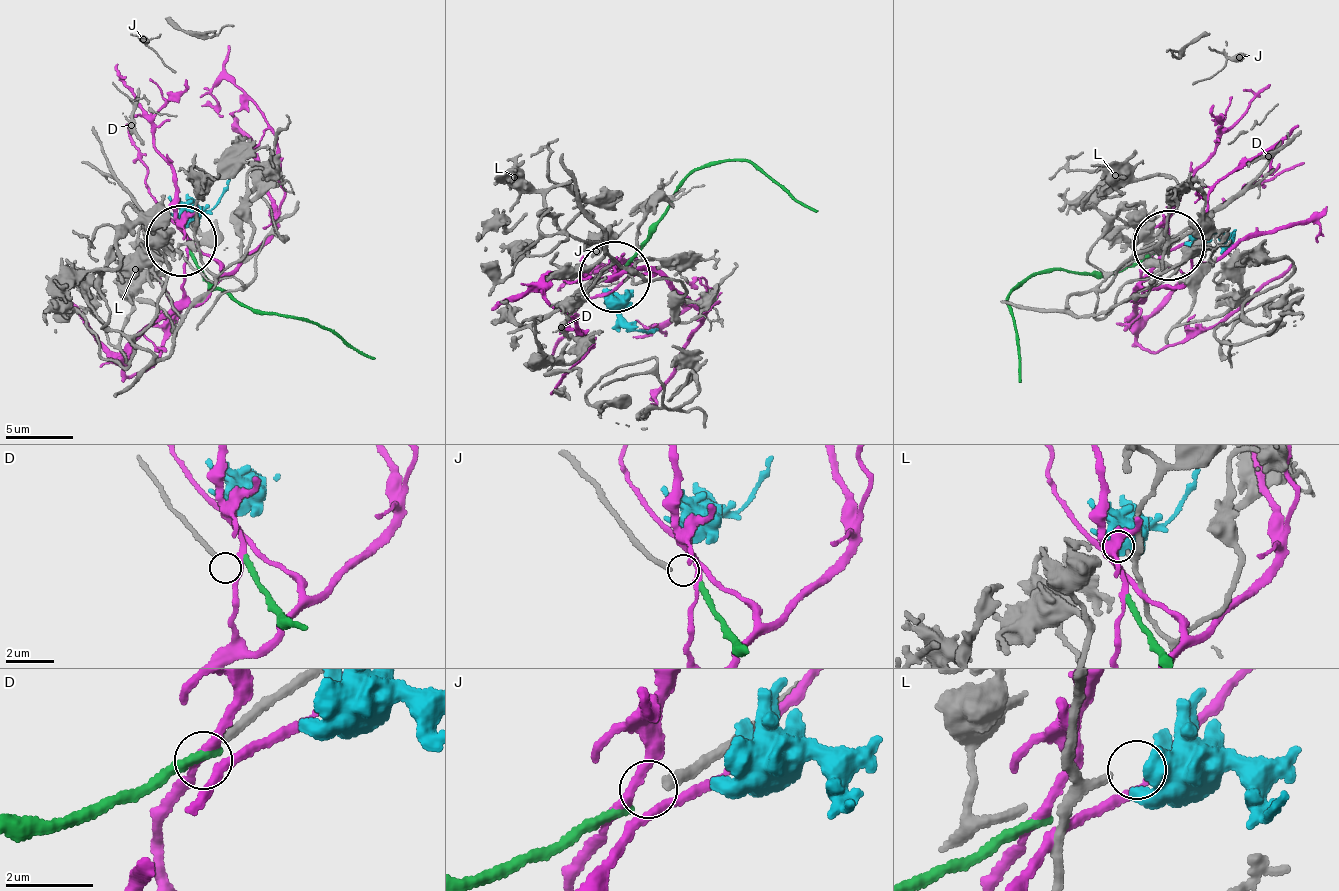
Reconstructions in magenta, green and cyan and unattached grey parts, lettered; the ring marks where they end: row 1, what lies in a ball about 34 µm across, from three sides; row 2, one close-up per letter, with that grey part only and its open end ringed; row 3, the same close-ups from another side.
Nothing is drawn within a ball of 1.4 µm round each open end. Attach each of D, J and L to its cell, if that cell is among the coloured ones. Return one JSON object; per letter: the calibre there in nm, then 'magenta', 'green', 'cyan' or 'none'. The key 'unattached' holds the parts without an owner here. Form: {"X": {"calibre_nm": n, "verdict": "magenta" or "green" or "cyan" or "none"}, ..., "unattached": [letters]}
{"D": {"calibre_nm": 200, "verdict": "none"}, "J": {"calibre_nm": 220, "verdict": "green"}, "L": {"calibre_nm": 160, "verdict": "cyan"}, "unattached": ["D"]}

